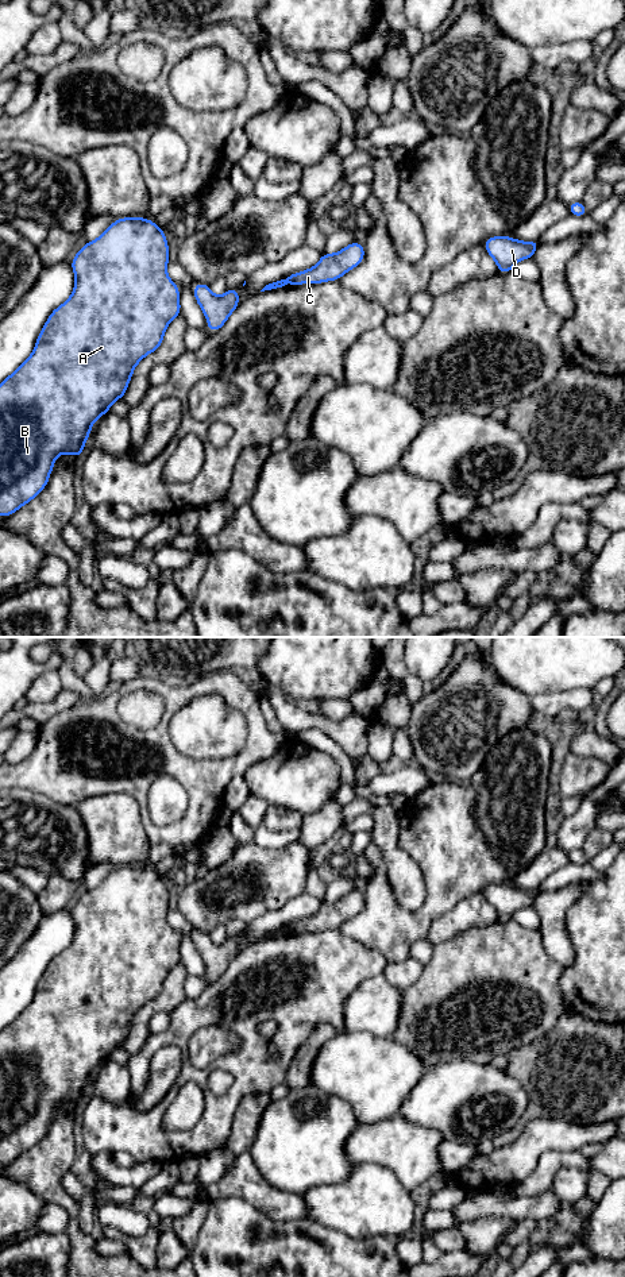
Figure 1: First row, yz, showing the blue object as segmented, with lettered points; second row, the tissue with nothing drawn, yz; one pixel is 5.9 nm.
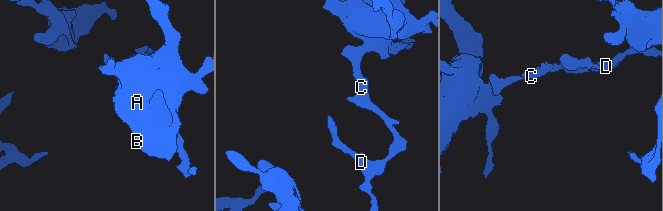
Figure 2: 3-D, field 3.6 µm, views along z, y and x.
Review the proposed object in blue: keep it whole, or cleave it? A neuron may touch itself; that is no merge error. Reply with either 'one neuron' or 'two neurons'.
two neurons

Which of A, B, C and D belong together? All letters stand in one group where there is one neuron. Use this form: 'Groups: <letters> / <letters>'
Groups: A B / C D

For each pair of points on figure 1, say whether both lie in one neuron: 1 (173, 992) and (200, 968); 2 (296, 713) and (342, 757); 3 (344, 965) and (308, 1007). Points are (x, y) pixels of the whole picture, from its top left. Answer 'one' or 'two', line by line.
1: two
2: two
3: one

